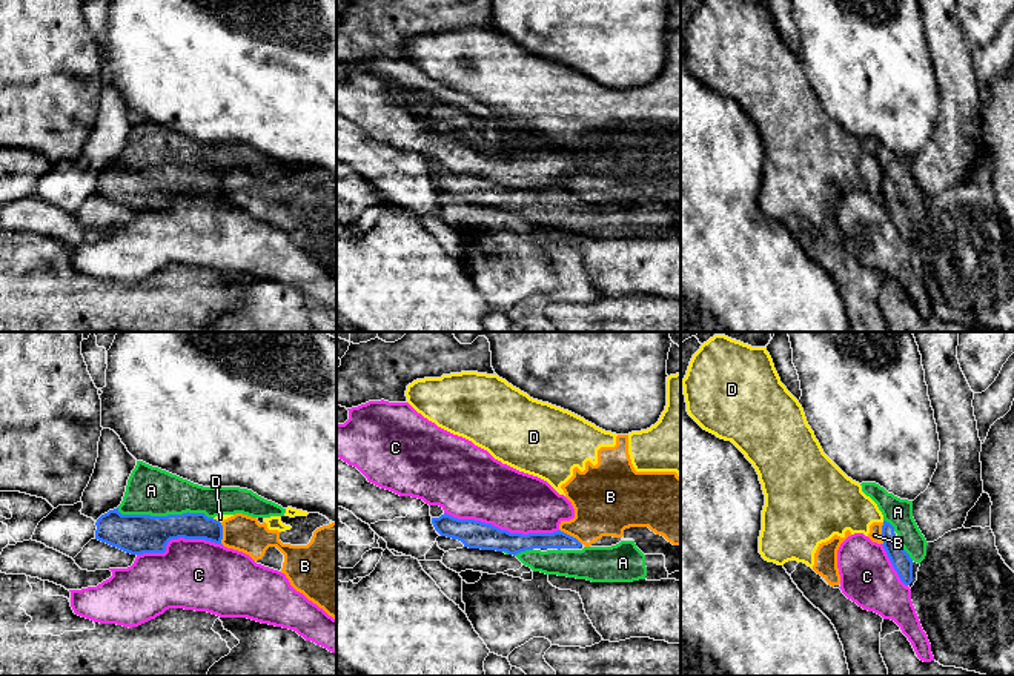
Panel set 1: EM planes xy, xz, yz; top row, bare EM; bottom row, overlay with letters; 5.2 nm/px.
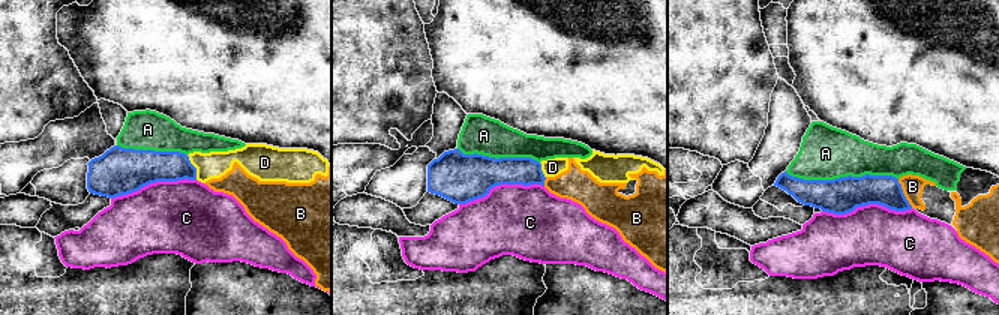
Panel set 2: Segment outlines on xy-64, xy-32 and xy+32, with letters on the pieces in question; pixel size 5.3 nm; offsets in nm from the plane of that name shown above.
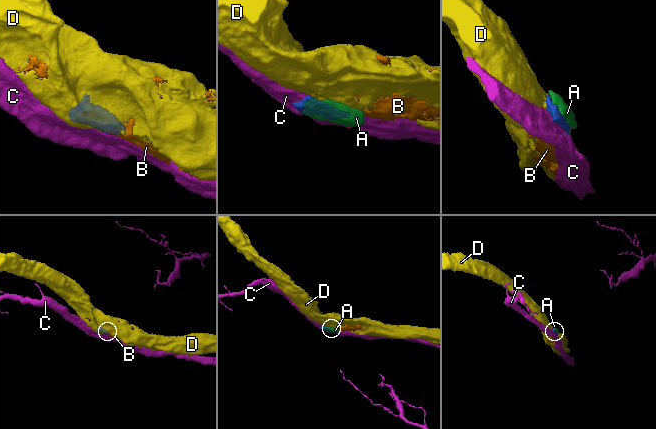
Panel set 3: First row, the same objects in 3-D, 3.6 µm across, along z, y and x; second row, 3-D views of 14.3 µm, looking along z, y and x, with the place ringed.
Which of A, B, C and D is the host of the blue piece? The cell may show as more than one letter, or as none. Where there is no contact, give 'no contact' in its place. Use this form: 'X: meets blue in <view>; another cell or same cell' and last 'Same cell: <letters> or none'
A: meets blue in xy; same cell
B: meets blue in xy; another cell
C: meets blue in xz; another cell
D: meets blue in xy; another cell
Same cell: A

